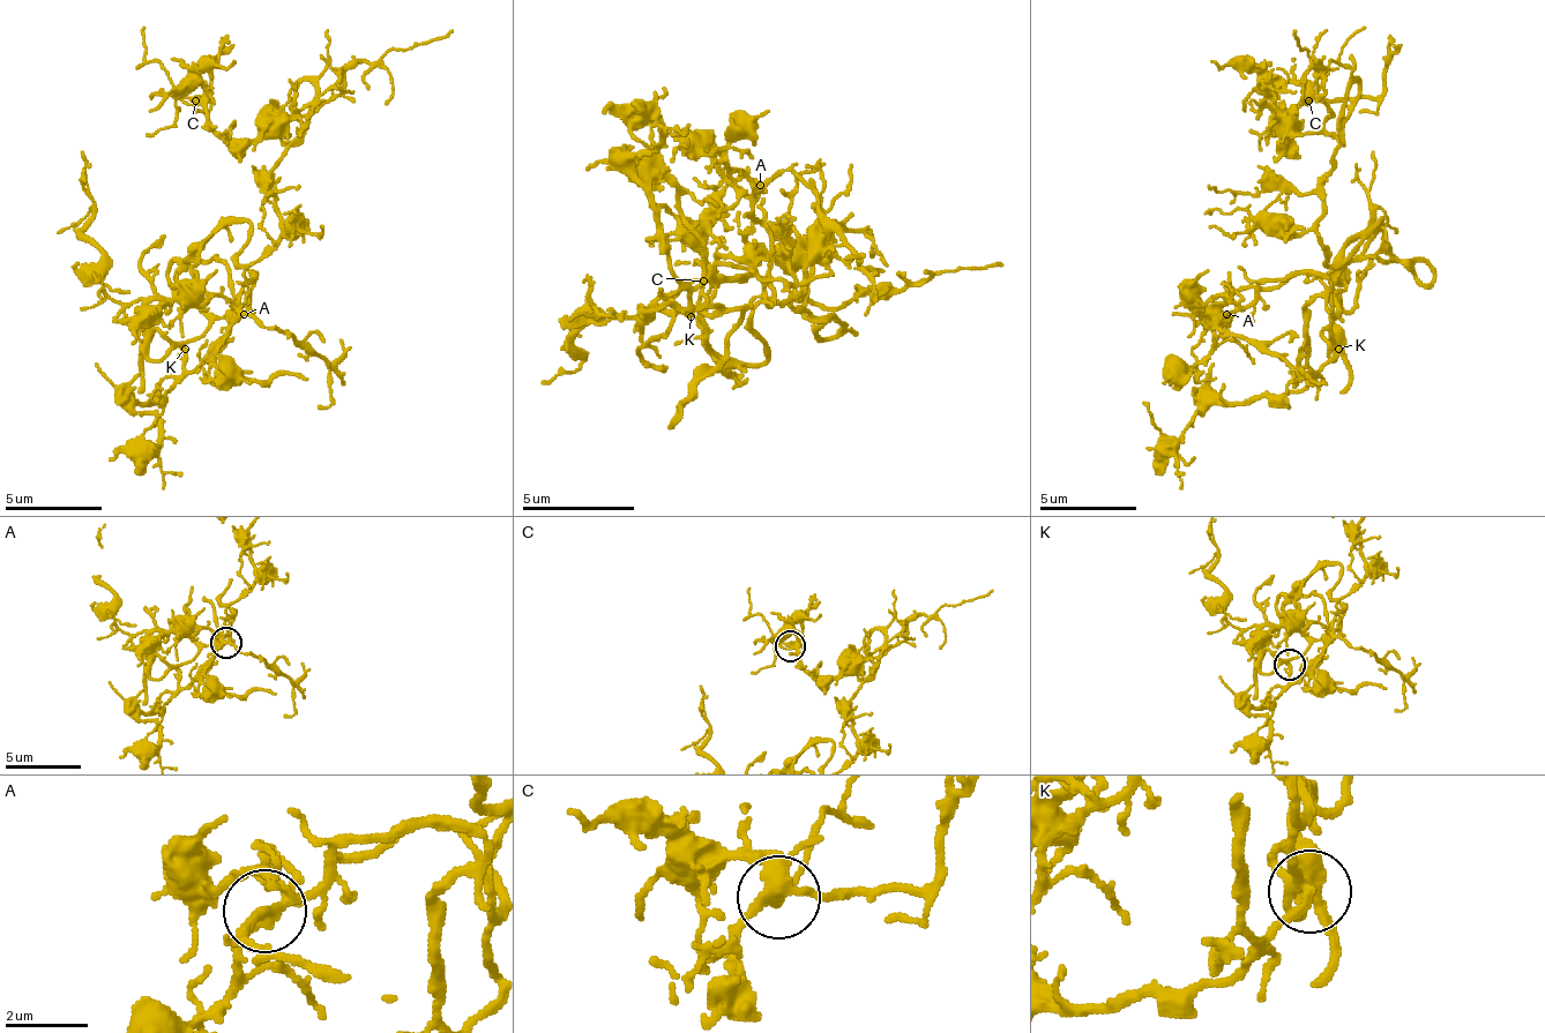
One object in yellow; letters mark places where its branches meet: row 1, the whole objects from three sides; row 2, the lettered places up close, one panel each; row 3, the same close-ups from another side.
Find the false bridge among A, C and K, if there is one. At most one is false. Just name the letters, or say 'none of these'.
none of these

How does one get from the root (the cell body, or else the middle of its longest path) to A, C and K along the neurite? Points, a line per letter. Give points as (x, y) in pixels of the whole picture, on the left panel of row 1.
A: (273, 246), (253, 266), (253, 279), (239, 294), (239, 308), (244, 314)
C: (273, 246), (283, 231), (273, 169), (283, 154), (283, 135), (288, 135), (230, 140), (195, 100)
K: (273, 246), (253, 266), (253, 285), (186, 347)

